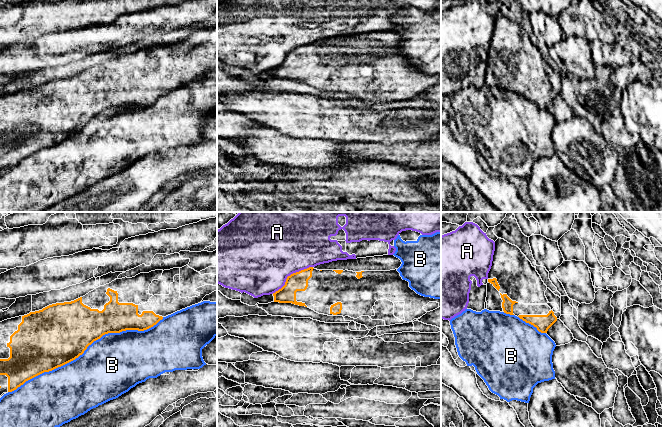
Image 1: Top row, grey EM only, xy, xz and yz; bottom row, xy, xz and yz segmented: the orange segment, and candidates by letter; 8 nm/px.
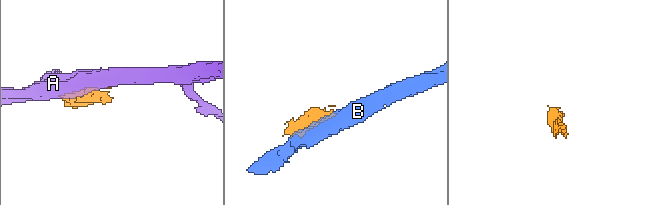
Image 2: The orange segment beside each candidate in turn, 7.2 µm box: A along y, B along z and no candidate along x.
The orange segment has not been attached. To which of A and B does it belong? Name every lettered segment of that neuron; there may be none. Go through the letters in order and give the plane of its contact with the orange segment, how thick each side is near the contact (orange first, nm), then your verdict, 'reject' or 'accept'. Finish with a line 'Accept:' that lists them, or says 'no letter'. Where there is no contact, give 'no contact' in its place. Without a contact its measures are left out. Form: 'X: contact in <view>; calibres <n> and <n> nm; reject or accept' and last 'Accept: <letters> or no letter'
A: contact in xz; calibres 150 and 480 nm; reject
B: contact in xy; calibres 480 and 480 nm; reject
Accept: no letter

